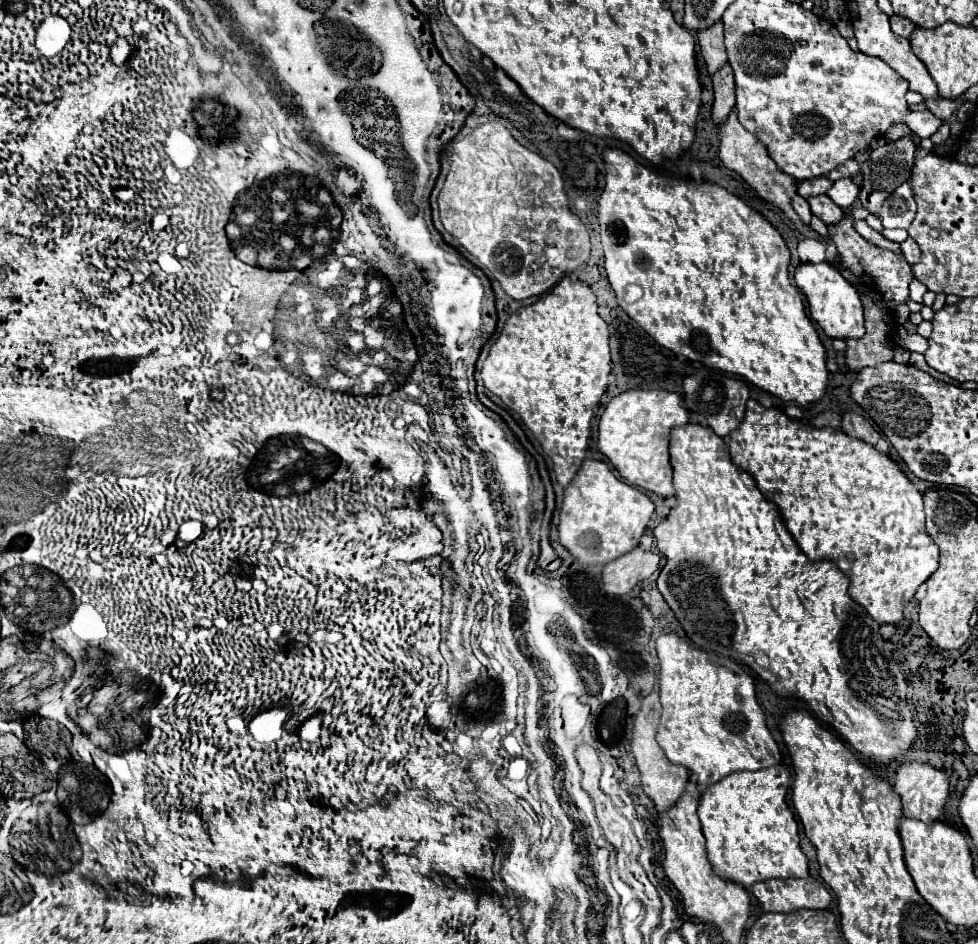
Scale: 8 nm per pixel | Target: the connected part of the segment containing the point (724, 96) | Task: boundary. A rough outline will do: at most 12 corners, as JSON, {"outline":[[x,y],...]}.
{"outline":[[729,65],[713,75],[711,117],[723,125],[735,109],[735,81]]}

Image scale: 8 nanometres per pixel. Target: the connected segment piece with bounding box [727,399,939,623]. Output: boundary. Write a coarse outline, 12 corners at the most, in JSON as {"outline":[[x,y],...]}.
{"outline":[[749,399],[729,435],[879,623],[939,567],[889,455]]}

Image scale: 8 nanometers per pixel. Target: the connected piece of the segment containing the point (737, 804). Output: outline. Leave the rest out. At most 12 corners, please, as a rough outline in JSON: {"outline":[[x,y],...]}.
{"outline":[[783,765],[709,785],[699,821],[721,879],[807,877]]}

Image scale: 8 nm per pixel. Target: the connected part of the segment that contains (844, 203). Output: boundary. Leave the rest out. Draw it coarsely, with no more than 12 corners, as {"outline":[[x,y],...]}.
{"outline":[[839,179],[827,195],[841,207],[849,209],[859,187],[853,179]]}

